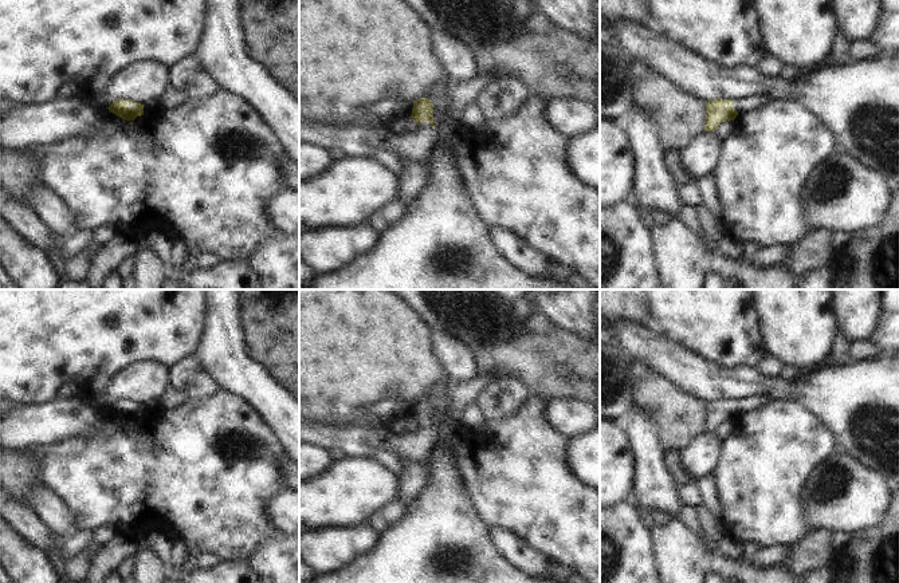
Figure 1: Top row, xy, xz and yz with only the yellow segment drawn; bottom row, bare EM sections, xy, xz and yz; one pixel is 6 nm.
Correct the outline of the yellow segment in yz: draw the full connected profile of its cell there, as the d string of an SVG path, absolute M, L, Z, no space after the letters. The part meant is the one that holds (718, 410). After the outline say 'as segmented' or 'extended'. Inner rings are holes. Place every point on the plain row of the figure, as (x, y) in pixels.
M753 395L742 399L715 398L706 403L704 432L715 432L726 421L734 421L738 414L759 407L770 395Z; extended

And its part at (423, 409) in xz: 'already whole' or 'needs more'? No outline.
needs more

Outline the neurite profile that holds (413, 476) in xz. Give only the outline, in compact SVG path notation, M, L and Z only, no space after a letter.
M429 452L421 460L409 457L399 458L399 469L396 472L397 493L396 500L409 505L428 487L431 481L431 462L433 460Z

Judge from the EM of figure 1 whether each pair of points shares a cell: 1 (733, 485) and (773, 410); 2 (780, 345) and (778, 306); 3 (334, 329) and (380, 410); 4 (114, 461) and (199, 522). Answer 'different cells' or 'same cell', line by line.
1: same cell
2: same cell
3: different cells
4: same cell

